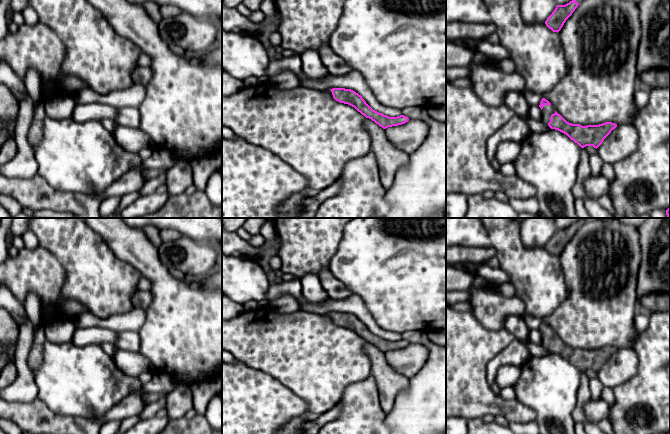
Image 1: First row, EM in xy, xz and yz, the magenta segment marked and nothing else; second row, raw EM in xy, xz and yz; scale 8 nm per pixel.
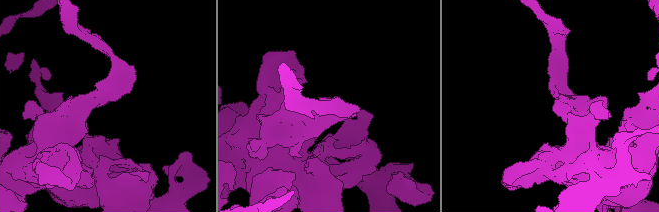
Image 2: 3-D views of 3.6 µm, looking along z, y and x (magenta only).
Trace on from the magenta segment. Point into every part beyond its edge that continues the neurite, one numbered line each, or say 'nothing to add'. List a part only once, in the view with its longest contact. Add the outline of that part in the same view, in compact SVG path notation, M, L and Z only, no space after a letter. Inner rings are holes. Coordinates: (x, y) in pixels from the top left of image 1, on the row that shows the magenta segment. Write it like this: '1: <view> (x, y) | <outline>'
1: yz (547, 111) | M551 104L549 105L544 105L543 109L542 109L542 117L541 117L541 121L548 126L548 123L550 122L550 117L552 114L555 113L555 108L553 107L553 105Z

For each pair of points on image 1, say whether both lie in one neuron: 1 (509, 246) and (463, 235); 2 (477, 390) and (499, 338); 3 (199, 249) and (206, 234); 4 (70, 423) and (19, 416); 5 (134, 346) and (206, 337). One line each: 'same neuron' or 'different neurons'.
1: different neurons
2: same neuron
3: different neurons
4: same neuron
5: different neurons

